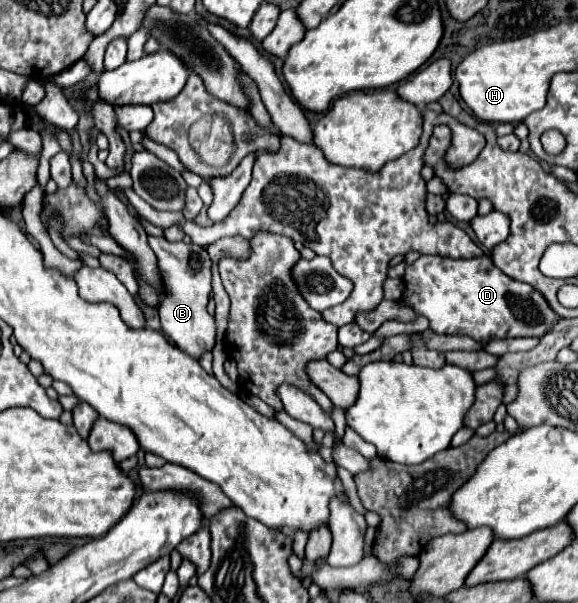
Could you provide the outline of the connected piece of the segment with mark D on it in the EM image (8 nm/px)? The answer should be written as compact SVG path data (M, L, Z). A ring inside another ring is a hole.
M421 256L407 266L403 304L413 306L429 318L429 328L437 334L467 334L475 340L543 336L555 322L543 294L533 286L503 274L489 256L453 260L445 256Z

